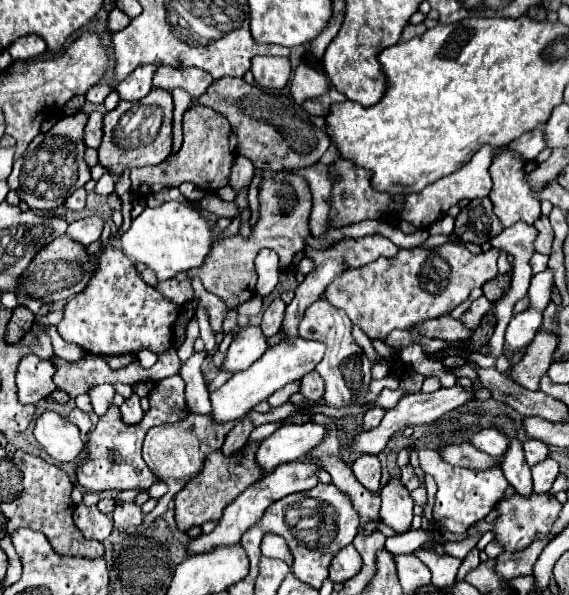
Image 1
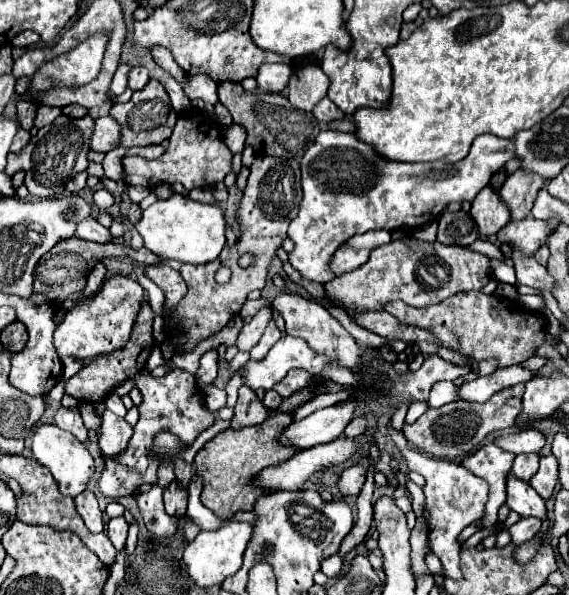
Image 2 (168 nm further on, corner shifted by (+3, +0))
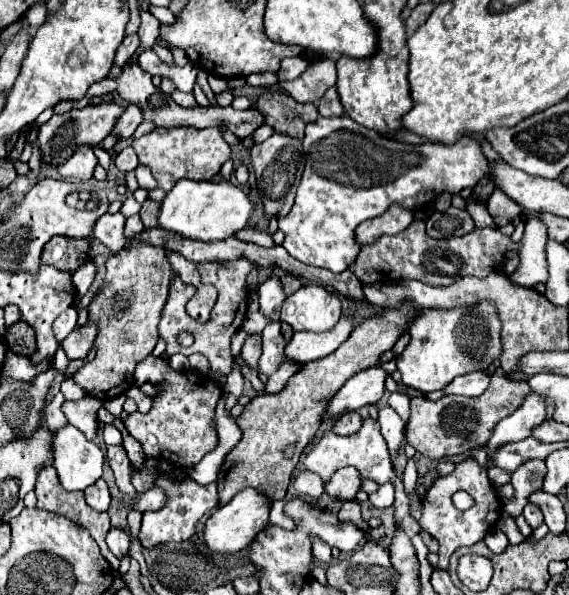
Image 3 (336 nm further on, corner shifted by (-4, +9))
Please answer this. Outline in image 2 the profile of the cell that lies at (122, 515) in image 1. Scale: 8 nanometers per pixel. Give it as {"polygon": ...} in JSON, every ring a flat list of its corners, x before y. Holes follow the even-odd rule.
{"polygon":[[115,517,115,519,111,519,109,525,107,525,107,535,109,535,109,539,111,539,111,543,113,543,113,547,115,547,117,551,121,551,121,549,125,547,127,527,129,527,129,525,127,525,125,517]]}

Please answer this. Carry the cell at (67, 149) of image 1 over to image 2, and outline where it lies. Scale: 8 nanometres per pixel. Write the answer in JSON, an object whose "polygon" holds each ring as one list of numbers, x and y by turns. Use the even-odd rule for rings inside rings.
{"polygon":[[59,115,51,125,37,131,35,137,31,137,29,145,13,155,9,153,7,159,7,173,13,175,17,171,25,171,25,185,31,195,35,197,59,197,65,191,65,183,73,179,73,175,87,169,87,153,89,153,89,139,95,127,93,117,81,117,73,119,67,115]]}

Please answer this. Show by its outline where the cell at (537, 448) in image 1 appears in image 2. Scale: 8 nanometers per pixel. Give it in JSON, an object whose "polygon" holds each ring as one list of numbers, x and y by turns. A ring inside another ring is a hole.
{"polygon":[[527,453,527,455,517,455,511,475,515,475,521,481,531,481,531,477,537,473,539,467,539,455,537,453]]}

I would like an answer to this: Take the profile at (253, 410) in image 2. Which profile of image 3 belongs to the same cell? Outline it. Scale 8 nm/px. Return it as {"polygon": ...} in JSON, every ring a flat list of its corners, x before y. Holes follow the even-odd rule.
{"polygon":[[248,336,244,346,242,346,242,360,250,366,250,368,256,368,258,370,258,358,260,358,260,336]]}

